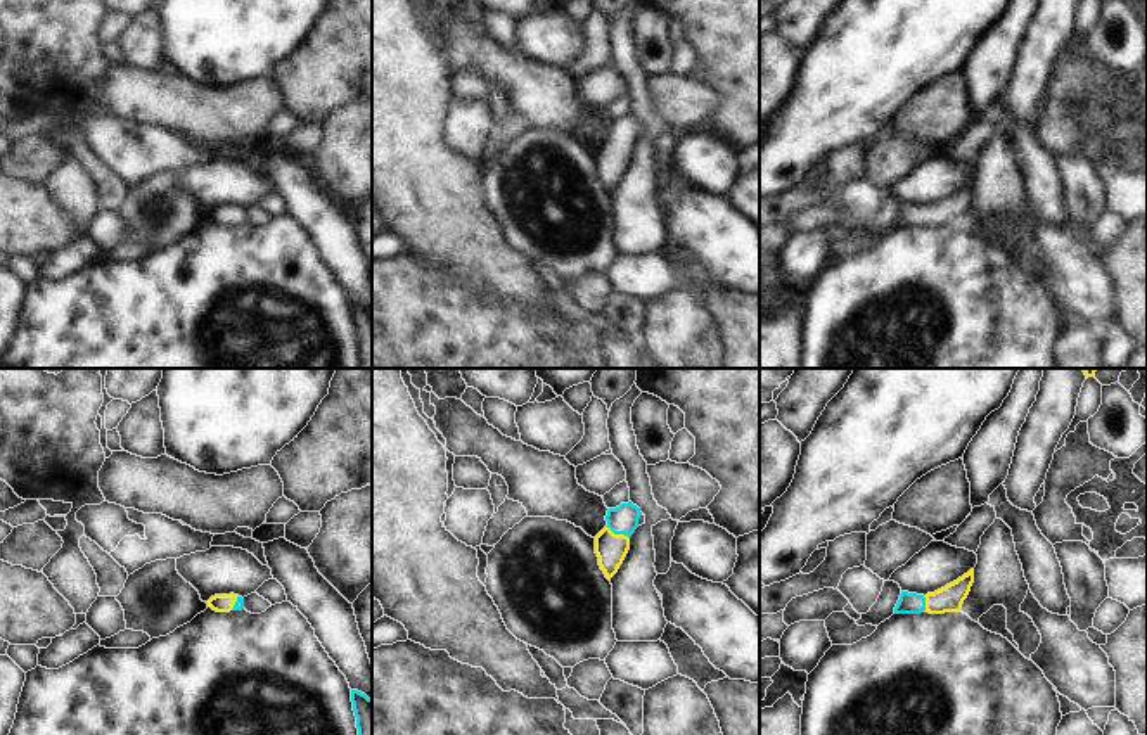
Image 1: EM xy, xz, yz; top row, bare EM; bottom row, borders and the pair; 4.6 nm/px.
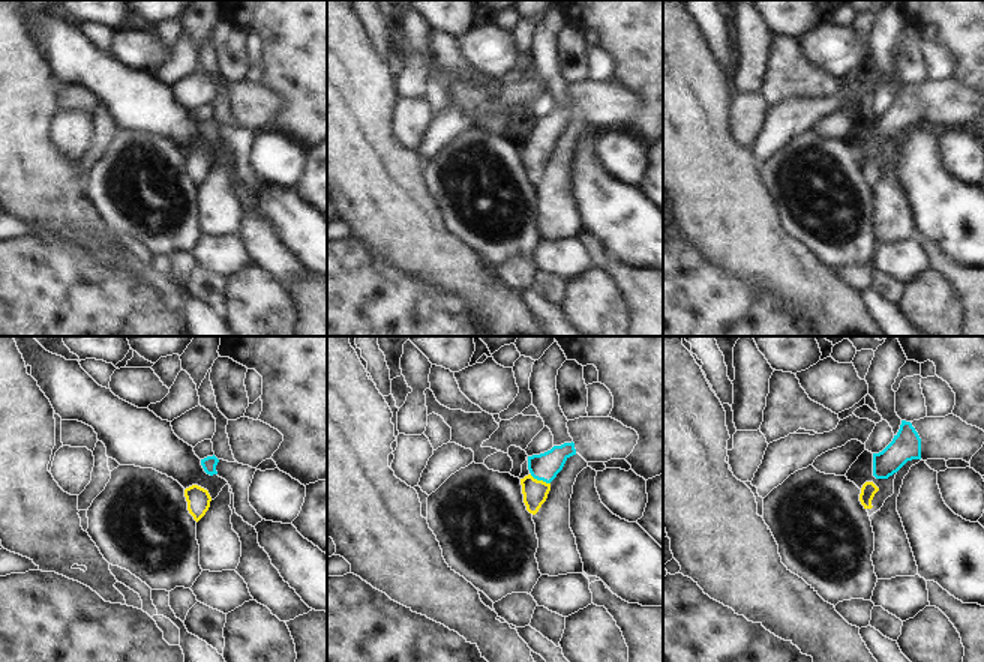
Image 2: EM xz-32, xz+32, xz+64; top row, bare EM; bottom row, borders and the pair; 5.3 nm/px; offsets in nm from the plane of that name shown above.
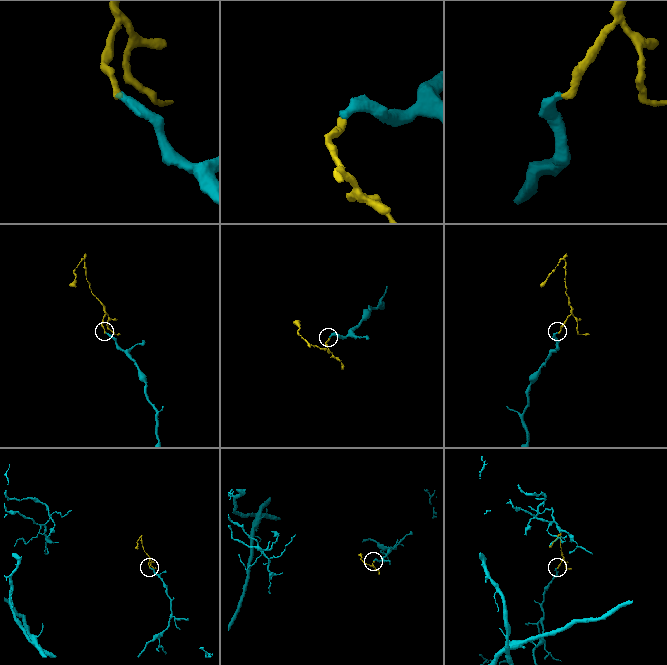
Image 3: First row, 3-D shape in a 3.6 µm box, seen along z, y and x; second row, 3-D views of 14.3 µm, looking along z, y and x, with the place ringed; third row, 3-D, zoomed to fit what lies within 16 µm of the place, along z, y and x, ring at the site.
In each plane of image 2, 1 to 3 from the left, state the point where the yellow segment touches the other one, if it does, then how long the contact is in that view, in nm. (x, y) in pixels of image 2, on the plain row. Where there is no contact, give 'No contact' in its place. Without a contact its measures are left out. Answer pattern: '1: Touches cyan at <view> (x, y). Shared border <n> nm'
1: No contact
2: Touches cyan at xz+32 (540, 143). Shared border 120 nm
3: No contact.

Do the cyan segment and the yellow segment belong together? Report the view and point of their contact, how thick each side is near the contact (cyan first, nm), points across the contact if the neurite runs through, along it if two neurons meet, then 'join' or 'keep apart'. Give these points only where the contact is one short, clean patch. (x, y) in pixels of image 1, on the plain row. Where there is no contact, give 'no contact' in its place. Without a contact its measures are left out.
meets cyan in xz at (618, 146); 140 nm thick on the cyan side, 150 nm on the other; runs through xz (623, 132), (618, 146), (611, 161); join

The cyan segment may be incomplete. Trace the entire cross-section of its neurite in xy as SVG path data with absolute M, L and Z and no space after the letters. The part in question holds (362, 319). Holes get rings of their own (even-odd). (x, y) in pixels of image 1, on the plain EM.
M351 303L351 315L360 349L360 368L372 368L372 311L358 303Z

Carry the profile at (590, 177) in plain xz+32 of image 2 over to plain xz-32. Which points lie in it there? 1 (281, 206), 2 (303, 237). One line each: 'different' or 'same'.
1: same
2: same

